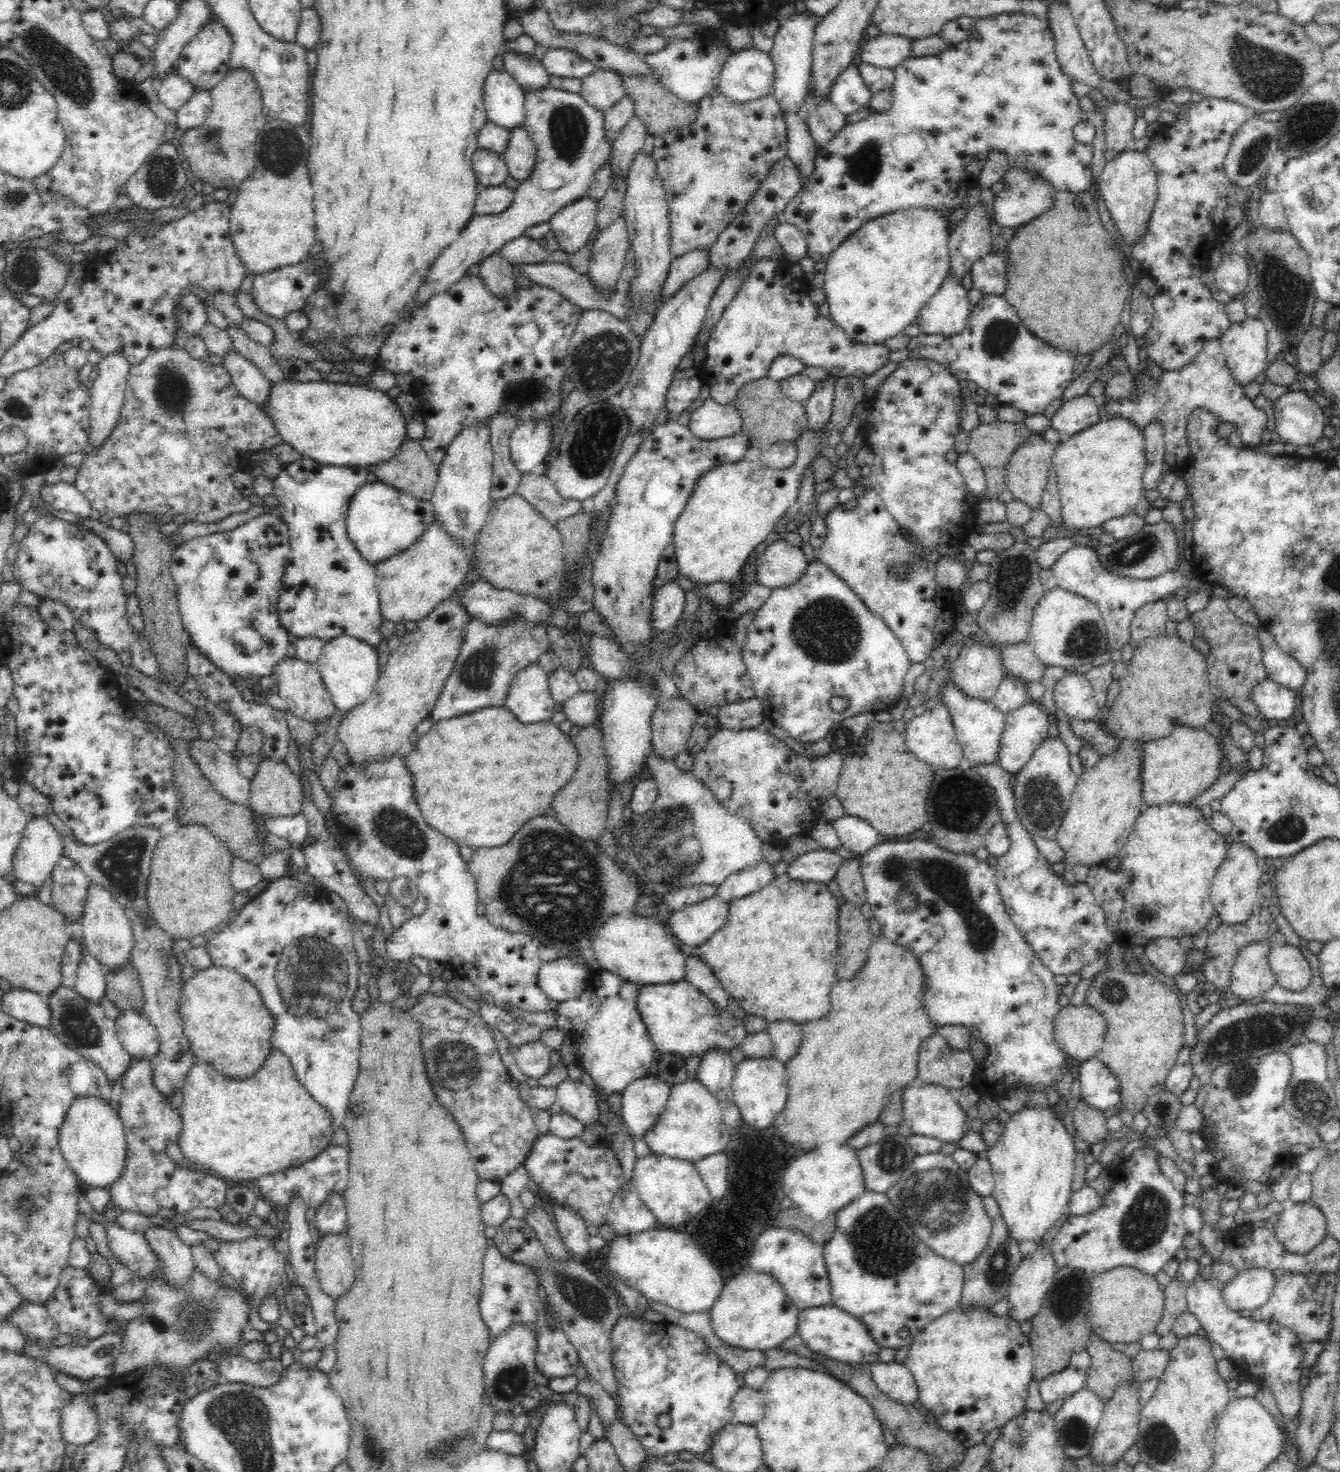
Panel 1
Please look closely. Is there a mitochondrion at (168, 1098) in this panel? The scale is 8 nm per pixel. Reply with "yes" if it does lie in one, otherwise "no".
no

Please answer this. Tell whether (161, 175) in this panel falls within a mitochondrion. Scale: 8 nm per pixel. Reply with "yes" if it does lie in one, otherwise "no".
yes

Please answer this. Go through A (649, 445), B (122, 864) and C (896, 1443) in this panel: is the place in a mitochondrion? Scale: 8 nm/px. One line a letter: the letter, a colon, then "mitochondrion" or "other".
A: other
B: mitochondrion
C: other

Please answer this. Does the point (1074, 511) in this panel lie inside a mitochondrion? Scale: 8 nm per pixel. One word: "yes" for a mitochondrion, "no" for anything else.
no

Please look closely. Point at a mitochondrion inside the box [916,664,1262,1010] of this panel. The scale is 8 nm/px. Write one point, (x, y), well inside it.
(1042, 801)

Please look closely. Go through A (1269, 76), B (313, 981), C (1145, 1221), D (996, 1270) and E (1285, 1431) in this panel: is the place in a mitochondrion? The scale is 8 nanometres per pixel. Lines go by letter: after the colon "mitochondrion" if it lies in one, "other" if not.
A: mitochondrion
B: mitochondrion
C: mitochondrion
D: mitochondrion
E: other

